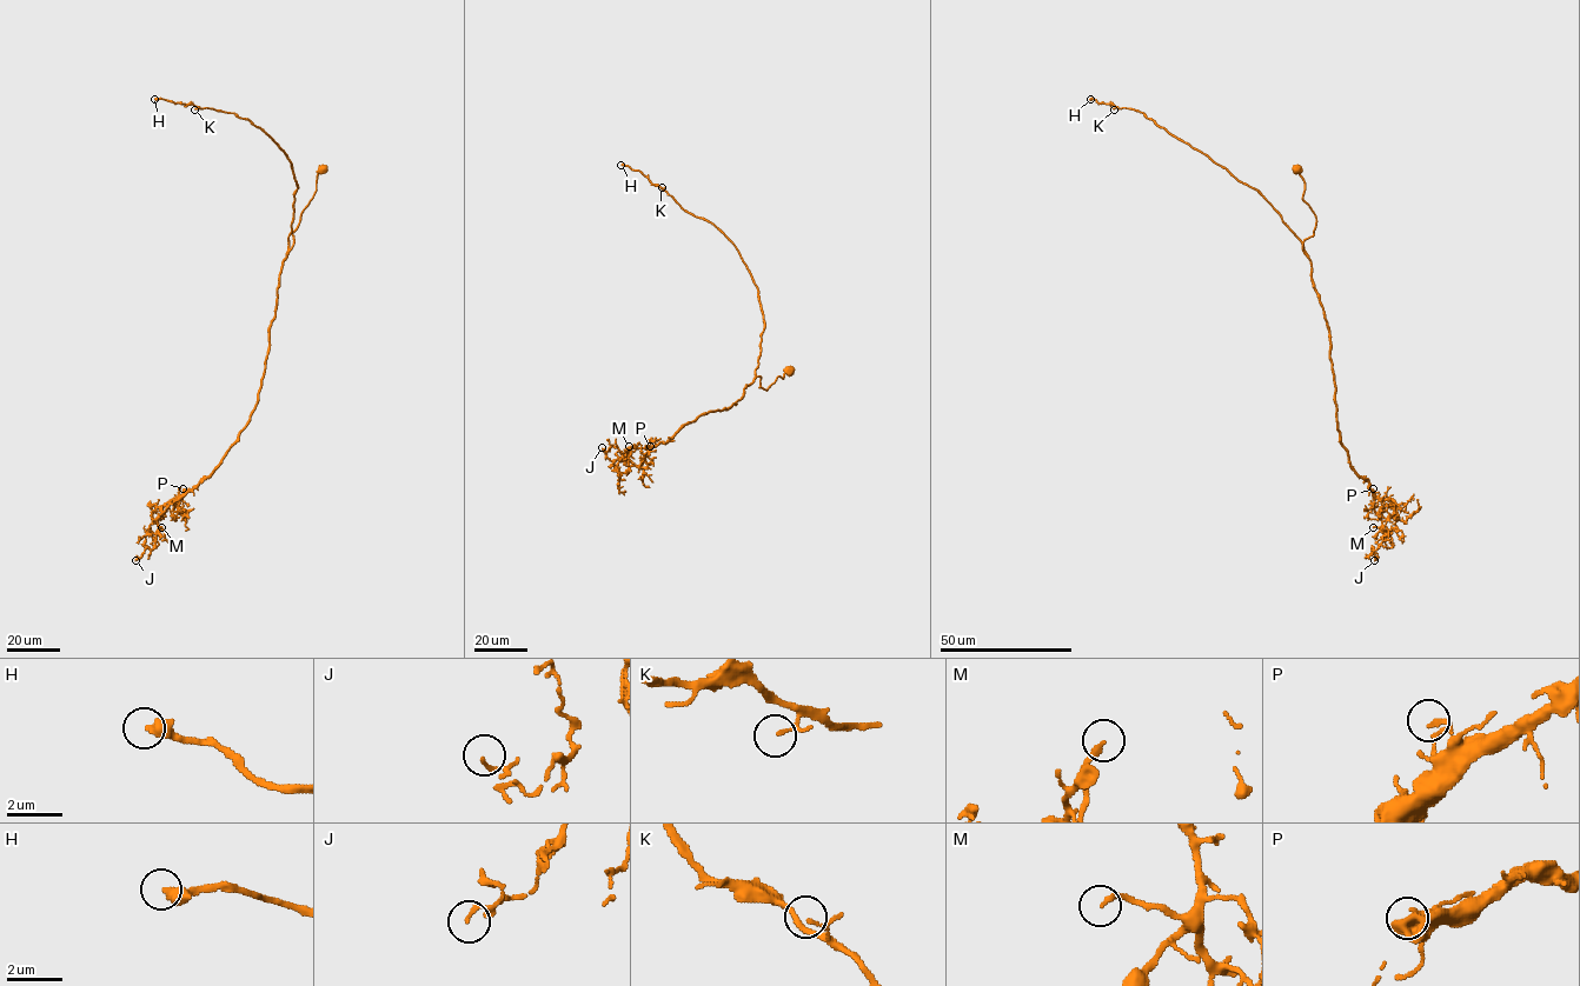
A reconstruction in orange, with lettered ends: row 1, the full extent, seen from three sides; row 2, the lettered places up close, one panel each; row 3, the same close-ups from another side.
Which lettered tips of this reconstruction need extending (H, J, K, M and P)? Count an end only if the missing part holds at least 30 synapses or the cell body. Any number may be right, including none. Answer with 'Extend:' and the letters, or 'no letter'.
Extend: H, M

